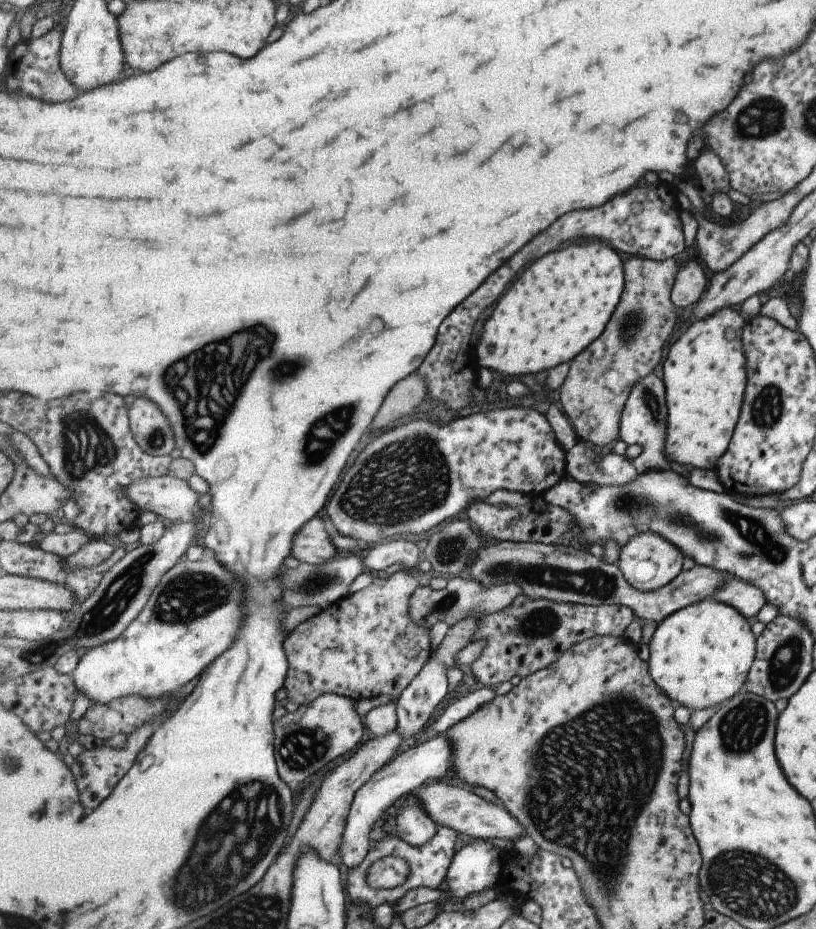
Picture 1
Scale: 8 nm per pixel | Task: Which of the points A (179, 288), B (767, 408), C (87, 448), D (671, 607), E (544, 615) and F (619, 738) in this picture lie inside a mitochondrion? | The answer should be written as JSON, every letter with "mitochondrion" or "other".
{"A":"other","B":"mitochondrion","C":"mitochondrion","D":"other","E":"mitochondrion","F":"mitochondrion"}

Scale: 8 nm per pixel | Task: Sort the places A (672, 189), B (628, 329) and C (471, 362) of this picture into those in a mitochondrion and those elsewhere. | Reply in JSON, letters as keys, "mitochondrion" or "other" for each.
{"A":"other","B":"mitochondrion","C":"other"}

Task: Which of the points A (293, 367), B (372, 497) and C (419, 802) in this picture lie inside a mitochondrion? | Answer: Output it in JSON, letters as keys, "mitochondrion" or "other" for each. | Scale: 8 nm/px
{"A":"mitochondrion","B":"mitochondrion","C":"other"}

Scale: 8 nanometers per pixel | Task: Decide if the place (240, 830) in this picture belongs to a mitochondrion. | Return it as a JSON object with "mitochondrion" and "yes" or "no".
{"mitochondrion":"yes"}

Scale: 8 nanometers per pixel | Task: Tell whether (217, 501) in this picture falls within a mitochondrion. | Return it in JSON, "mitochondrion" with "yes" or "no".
{"mitochondrion":"no"}

